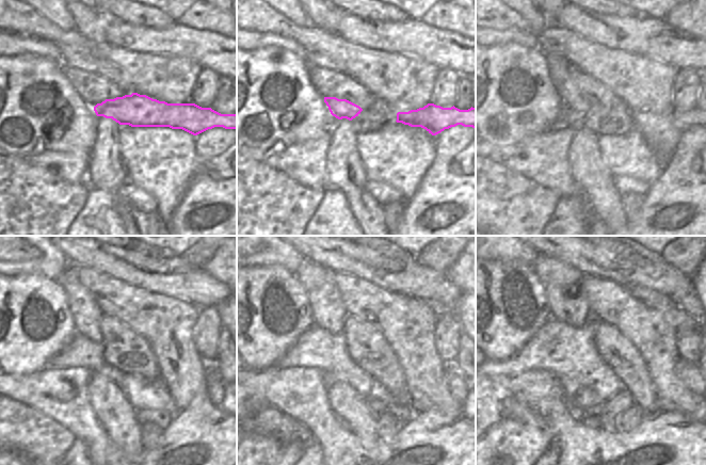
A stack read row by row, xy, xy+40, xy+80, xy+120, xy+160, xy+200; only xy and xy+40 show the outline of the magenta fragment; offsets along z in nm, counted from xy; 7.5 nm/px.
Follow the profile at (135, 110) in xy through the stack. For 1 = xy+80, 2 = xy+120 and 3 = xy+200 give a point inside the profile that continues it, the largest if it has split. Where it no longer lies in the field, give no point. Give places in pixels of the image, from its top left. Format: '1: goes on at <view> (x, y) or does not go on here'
1: goes on at xy+80 (559, 68)
2: goes on at xy+120 (85, 311)
3: goes on at xy+200 (562, 283)

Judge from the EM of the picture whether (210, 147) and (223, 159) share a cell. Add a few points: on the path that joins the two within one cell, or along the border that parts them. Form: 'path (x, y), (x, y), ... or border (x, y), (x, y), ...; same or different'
border (195, 145), (202, 160), (225, 150); different

